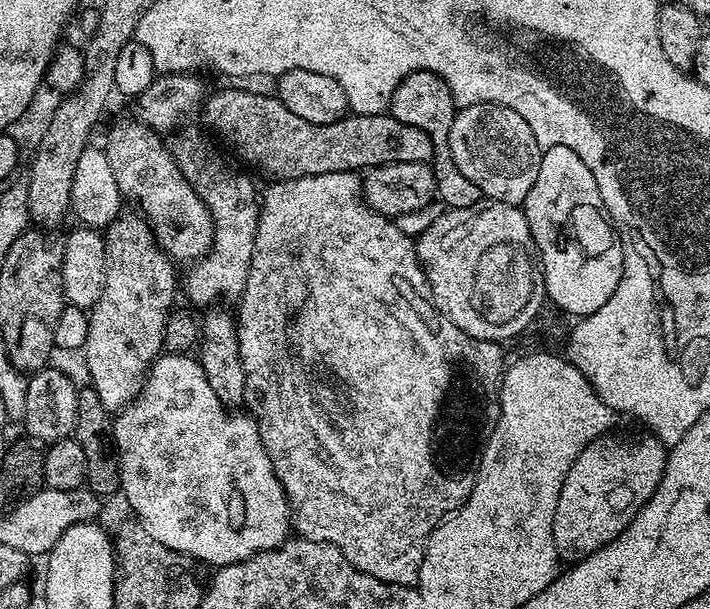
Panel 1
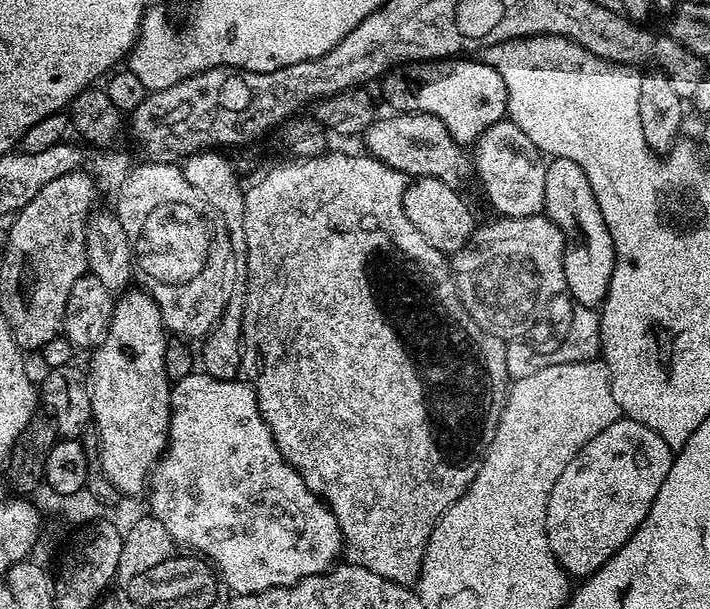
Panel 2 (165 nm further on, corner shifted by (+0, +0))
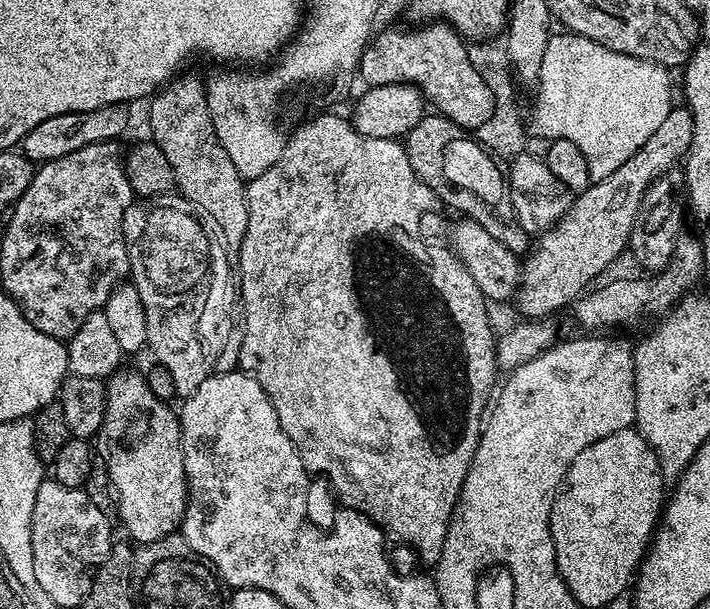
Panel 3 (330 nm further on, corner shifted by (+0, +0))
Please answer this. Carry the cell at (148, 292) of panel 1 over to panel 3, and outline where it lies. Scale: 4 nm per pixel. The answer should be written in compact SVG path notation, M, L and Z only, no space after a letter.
M117 370L107 377L106 387L104 389L104 426L102 429L102 437L104 436L104 448L108 451L108 461L106 467L108 476L112 480L112 490L116 494L116 510L118 520L124 523L124 528L133 536L131 539L137 545L149 544L155 540L161 540L167 536L173 535L180 527L180 521L184 518L184 508L188 504L188 480L184 477L184 451L180 449L180 417L175 411L171 412L169 405L165 401L154 398L154 394L150 391L147 379L143 375L140 376L136 372L124 372L125 370Z

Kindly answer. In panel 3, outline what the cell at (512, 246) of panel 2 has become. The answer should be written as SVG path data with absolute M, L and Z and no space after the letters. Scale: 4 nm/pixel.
M684 106L673 107L666 114L666 122L614 174L589 183L589 188L575 197L570 211L552 228L539 233L540 245L537 248L535 245L523 257L520 286L514 297L521 317L548 318L559 308L567 309L592 284L595 276L602 275L623 252L625 255L646 190L656 177L687 153L691 141L691 112Z

